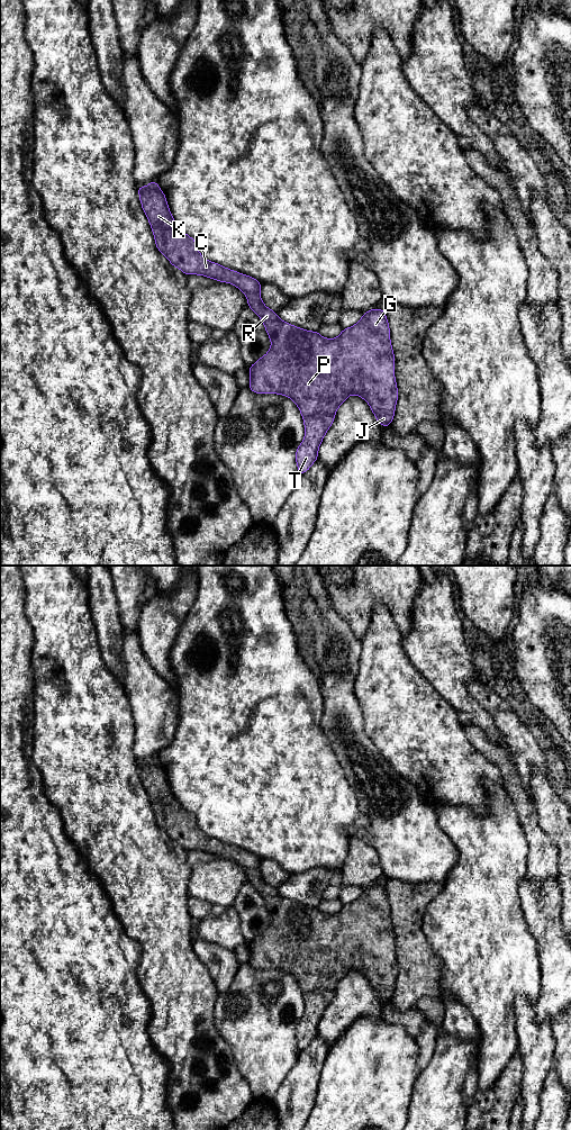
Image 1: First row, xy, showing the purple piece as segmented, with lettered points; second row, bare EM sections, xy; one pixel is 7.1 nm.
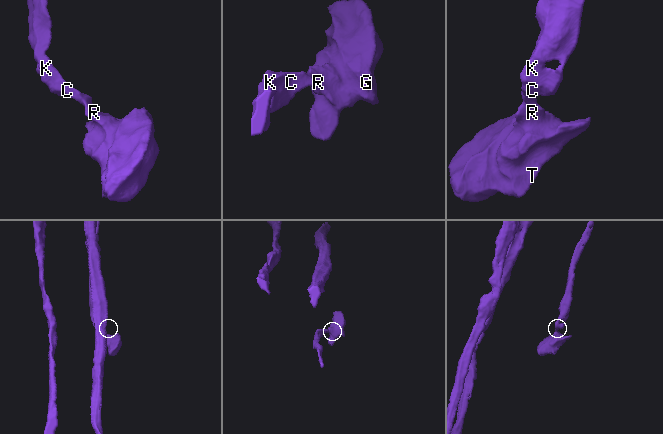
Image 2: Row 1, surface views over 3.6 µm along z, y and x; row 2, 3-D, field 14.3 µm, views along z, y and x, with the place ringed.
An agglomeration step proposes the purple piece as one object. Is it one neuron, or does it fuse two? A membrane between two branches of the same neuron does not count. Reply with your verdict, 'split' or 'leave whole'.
leave whole

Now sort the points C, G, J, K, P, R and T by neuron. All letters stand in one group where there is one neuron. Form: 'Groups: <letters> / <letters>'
Groups: C G J K P R T

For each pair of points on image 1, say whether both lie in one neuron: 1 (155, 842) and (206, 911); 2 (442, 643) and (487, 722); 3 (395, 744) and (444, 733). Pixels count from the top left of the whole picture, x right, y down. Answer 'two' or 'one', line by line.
1: two
2: one
3: one

